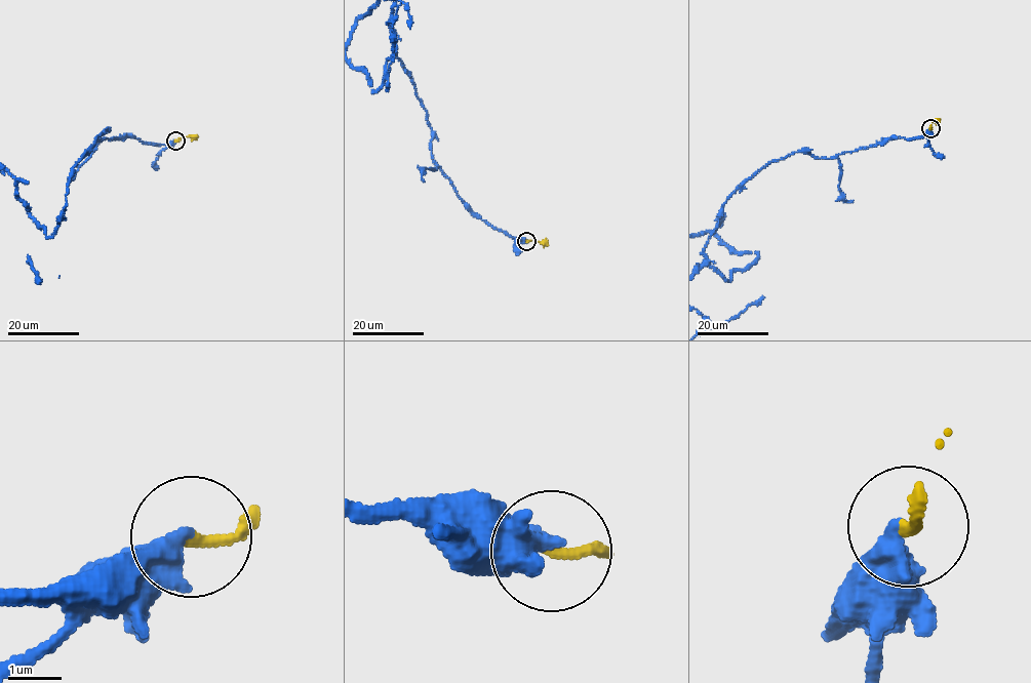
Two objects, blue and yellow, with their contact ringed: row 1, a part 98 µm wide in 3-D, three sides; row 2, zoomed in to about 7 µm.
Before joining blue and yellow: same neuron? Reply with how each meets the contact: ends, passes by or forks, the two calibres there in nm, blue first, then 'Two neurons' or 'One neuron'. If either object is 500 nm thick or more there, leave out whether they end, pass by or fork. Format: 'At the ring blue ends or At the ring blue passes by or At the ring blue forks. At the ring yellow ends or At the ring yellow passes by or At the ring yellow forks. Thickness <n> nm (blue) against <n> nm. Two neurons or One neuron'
At the ring blue ends. At the ring yellow ends. Thickness 360 nm (blue) against 200 nm. One neuron

